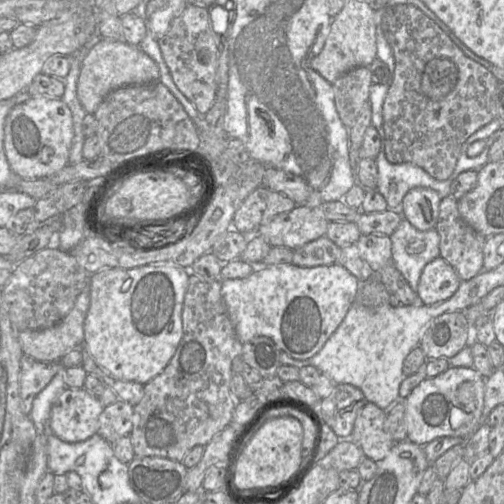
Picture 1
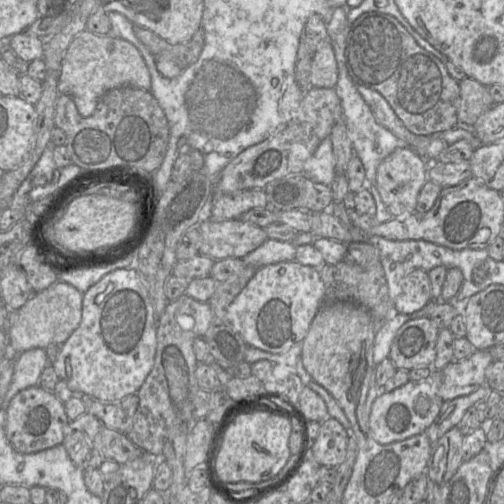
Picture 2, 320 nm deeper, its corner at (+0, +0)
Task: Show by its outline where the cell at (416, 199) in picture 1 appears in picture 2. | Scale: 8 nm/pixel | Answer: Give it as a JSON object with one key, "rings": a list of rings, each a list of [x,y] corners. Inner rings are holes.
{"rings":[[[396,148],[376,172],[375,186],[393,216],[415,212],[418,194],[427,181],[427,163],[412,148]]]}

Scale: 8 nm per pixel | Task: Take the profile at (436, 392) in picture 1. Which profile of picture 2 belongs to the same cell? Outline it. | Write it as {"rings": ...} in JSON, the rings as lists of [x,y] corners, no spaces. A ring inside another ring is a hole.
{"rings":[[[430,380],[408,381],[391,392],[381,393],[371,407],[369,416],[371,437],[379,444],[390,444],[425,432],[438,416],[443,402],[435,383]]]}

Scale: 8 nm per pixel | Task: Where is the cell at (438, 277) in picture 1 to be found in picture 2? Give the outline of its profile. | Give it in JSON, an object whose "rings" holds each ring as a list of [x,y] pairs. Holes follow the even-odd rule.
{"rings":[[[415,269],[401,280],[401,292],[393,301],[397,313],[412,314],[432,300],[431,284],[427,271]]]}

